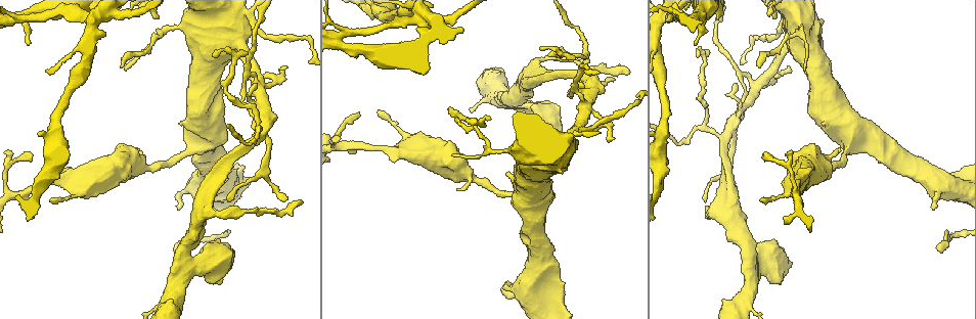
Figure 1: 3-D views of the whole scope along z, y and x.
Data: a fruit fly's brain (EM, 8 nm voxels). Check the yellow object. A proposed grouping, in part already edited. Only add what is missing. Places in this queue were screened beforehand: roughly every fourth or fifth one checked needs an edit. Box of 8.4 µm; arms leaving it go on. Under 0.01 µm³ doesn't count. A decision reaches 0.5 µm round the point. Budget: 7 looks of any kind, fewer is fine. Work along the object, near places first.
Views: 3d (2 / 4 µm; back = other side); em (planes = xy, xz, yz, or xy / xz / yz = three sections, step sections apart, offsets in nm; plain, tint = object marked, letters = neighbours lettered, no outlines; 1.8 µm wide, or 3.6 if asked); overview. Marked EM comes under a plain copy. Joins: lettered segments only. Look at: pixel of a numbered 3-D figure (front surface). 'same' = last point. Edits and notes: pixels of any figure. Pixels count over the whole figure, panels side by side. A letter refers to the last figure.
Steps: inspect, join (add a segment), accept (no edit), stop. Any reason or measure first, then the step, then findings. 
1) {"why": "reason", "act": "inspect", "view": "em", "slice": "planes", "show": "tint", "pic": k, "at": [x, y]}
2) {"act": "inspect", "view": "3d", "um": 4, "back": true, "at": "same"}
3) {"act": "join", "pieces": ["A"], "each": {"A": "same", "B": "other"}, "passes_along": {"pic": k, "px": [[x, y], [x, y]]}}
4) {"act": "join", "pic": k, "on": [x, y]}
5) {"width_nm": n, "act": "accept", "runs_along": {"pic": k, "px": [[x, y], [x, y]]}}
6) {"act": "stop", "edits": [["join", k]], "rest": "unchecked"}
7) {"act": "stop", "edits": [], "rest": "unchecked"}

{"why": "branch stops here", "act": "inspect", "view": "em", "slice": "xy", "step": 16, "show": "letters", "pic": 1, "at": [288, 199]}

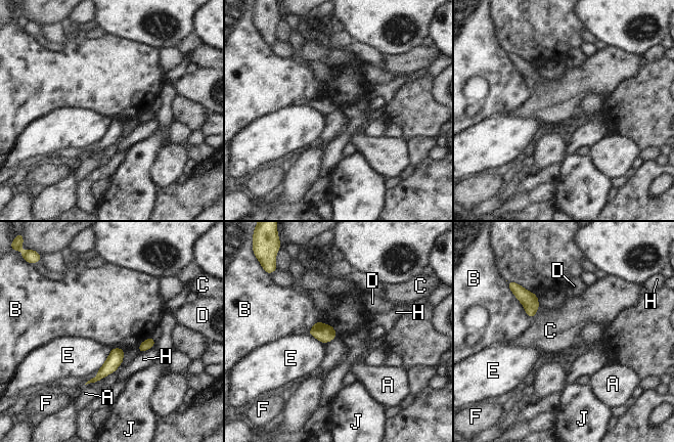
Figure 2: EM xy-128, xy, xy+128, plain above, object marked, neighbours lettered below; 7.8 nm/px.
{"why": "another direction", "act": "inspect", "view": "em", "slice": "planes", "show": "letters", "at": "same"}

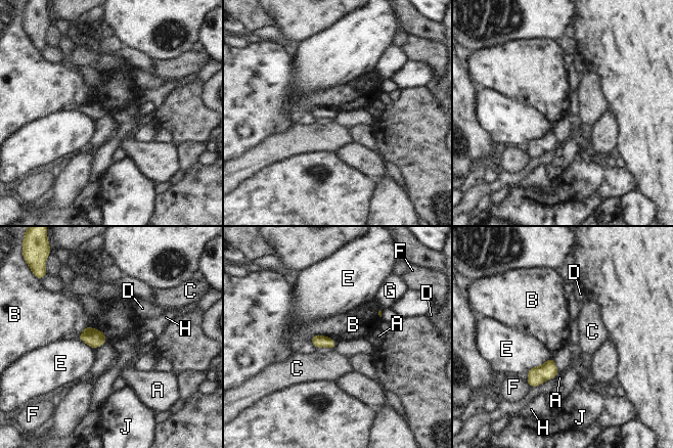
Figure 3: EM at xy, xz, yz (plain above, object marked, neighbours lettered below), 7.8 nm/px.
{"act": "accept", "each": {"A": "other", "B": "other", "C": "other", "D": "other", "E": "other", "F": "other", "G": "other", "H": "other", "J": "other"}, "border": {"pic": 3, "px": [[77, 337], [90, 325], [106, 342]]}, "found": "no lettered segment goes on from it"}

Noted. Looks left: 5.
{"why": "sharp bend", "act": "inspect", "view": "3d", "um": 4, "back": true, "pic": 1, "at": [234, 18]}

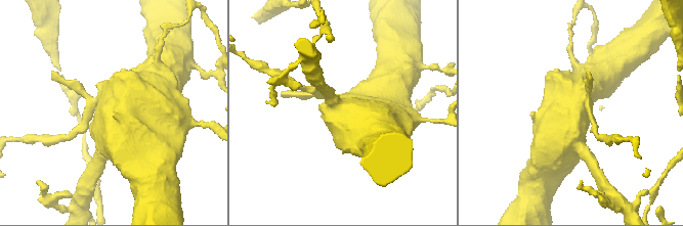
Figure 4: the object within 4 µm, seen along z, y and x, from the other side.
{"why": "need the tissue", "act": "inspect", "view": "em", "slice": "yz", "step": 8, "show": "tint", "pic": 4, "at": [572, 109]}

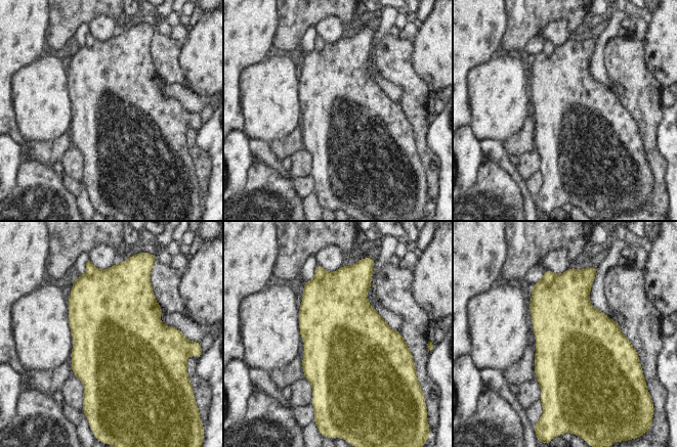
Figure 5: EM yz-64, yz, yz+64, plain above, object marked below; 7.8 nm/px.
{"why": "another direction", "act": "inspect", "view": "em", "slice": "planes", "show": "letters", "at": "same"}

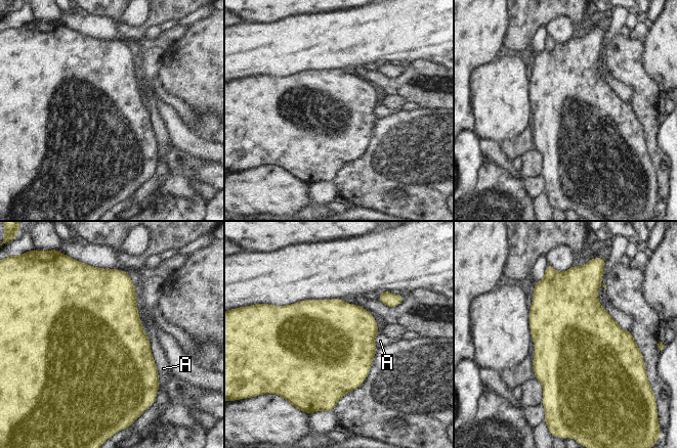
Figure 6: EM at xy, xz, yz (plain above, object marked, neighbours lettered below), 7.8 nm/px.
{"act": "accept", "each": {"A": "other"}, "border": {"pic": 6, "px": [[136, 306], [160, 386]]}, "found": "none of them fits"}

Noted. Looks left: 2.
{"act": "inspect", "view": "em", "um": 3.6, "slice": "planes", "show": "letters", "pic": 1, "at": [696, 45]}

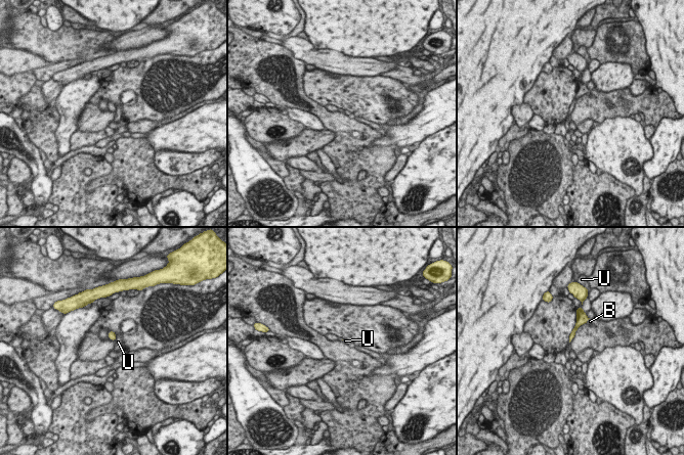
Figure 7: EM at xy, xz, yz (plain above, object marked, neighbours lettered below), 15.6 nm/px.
{"act": "join", "pieces": ["B"], "each": {"B": "same", "U": "other"}, "passes_along": {"pic": 7, "px": [[582, 318], [588, 319], [590, 321]]}, "found": "the neuron continues"}

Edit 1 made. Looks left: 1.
{"act": "stop", "edits": [["join", 7]], "rest": "unchecked"}

